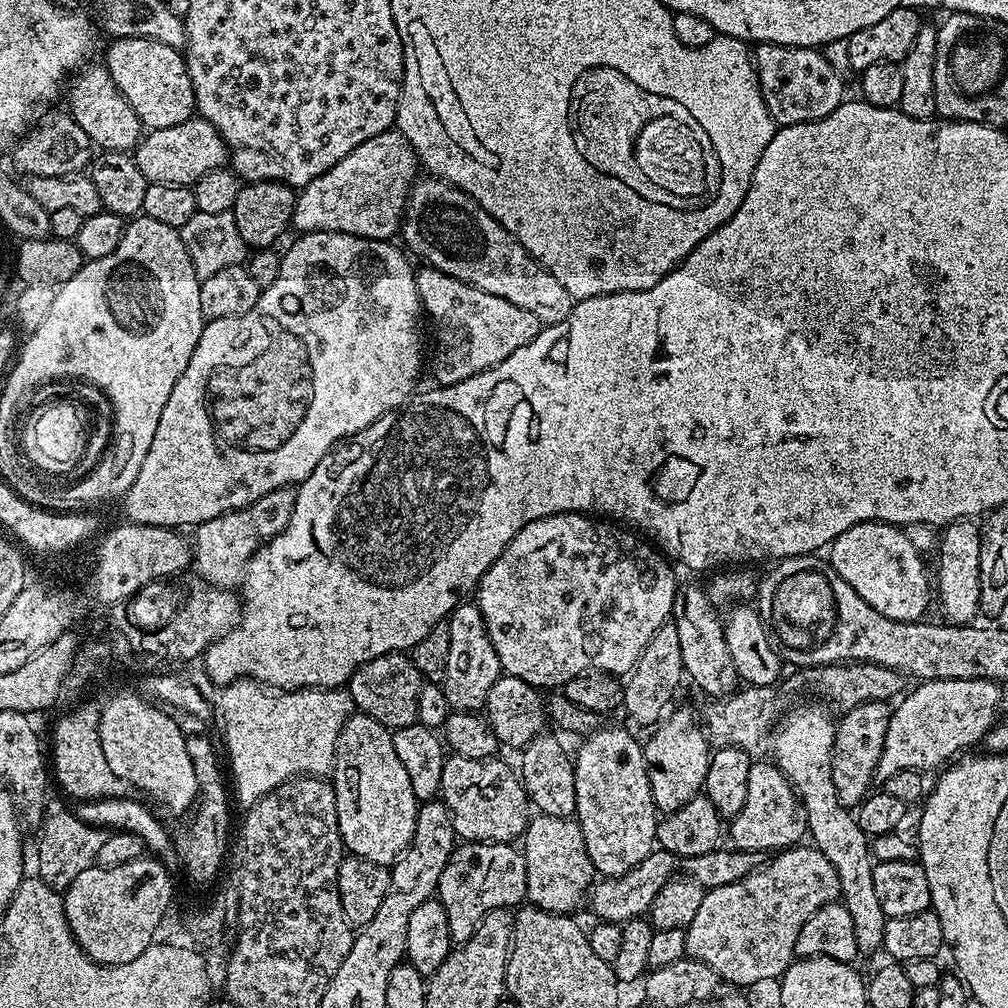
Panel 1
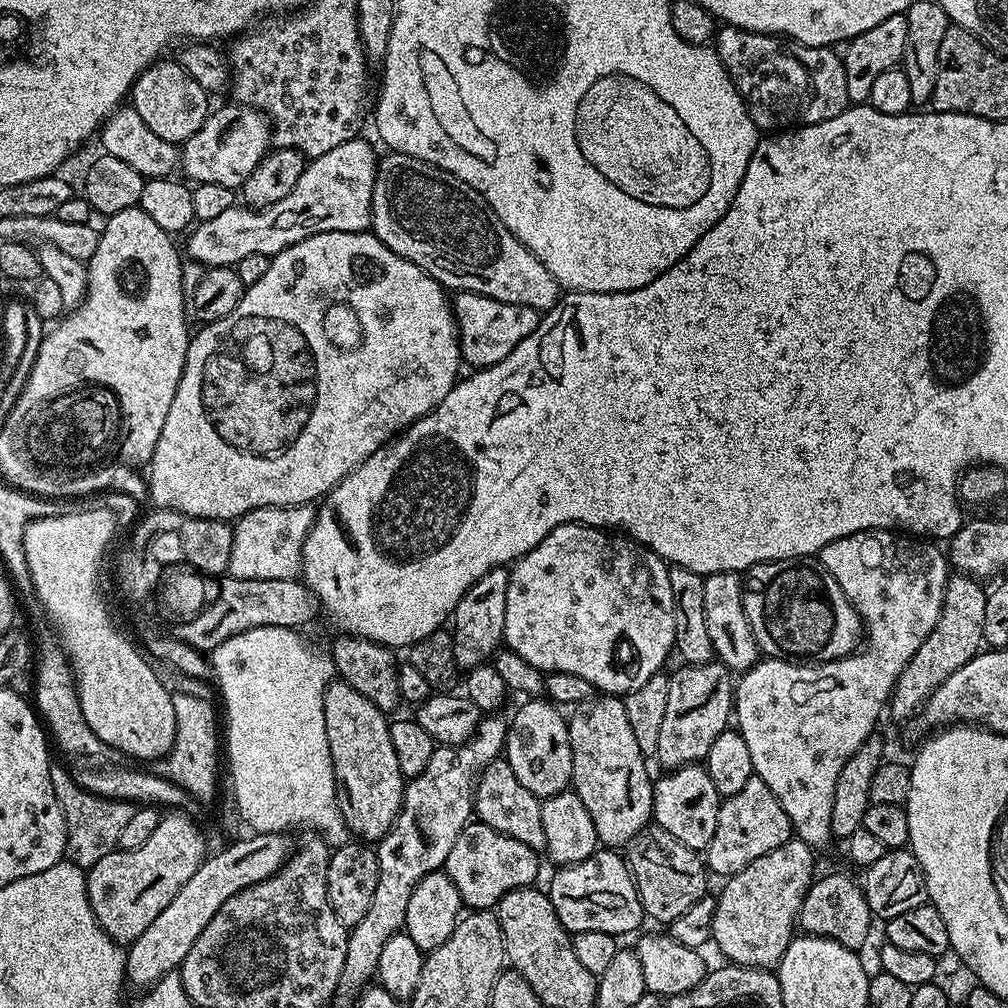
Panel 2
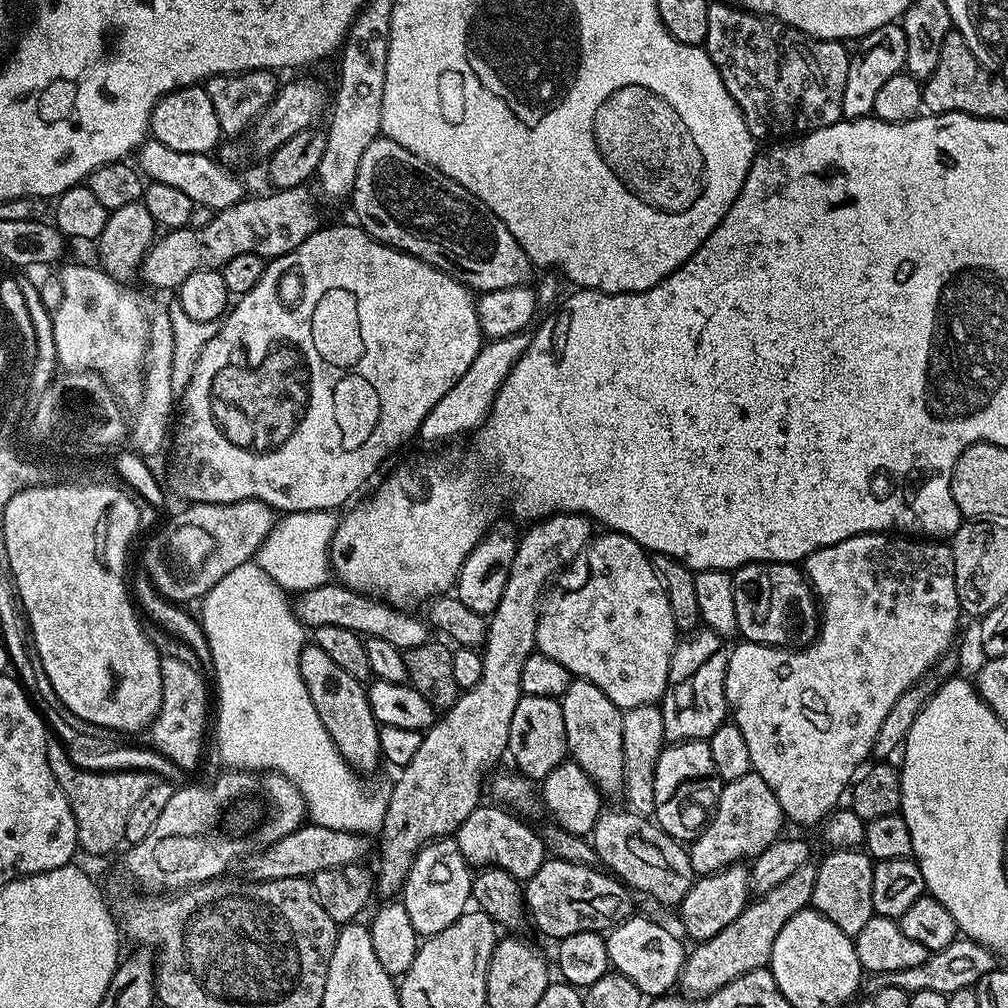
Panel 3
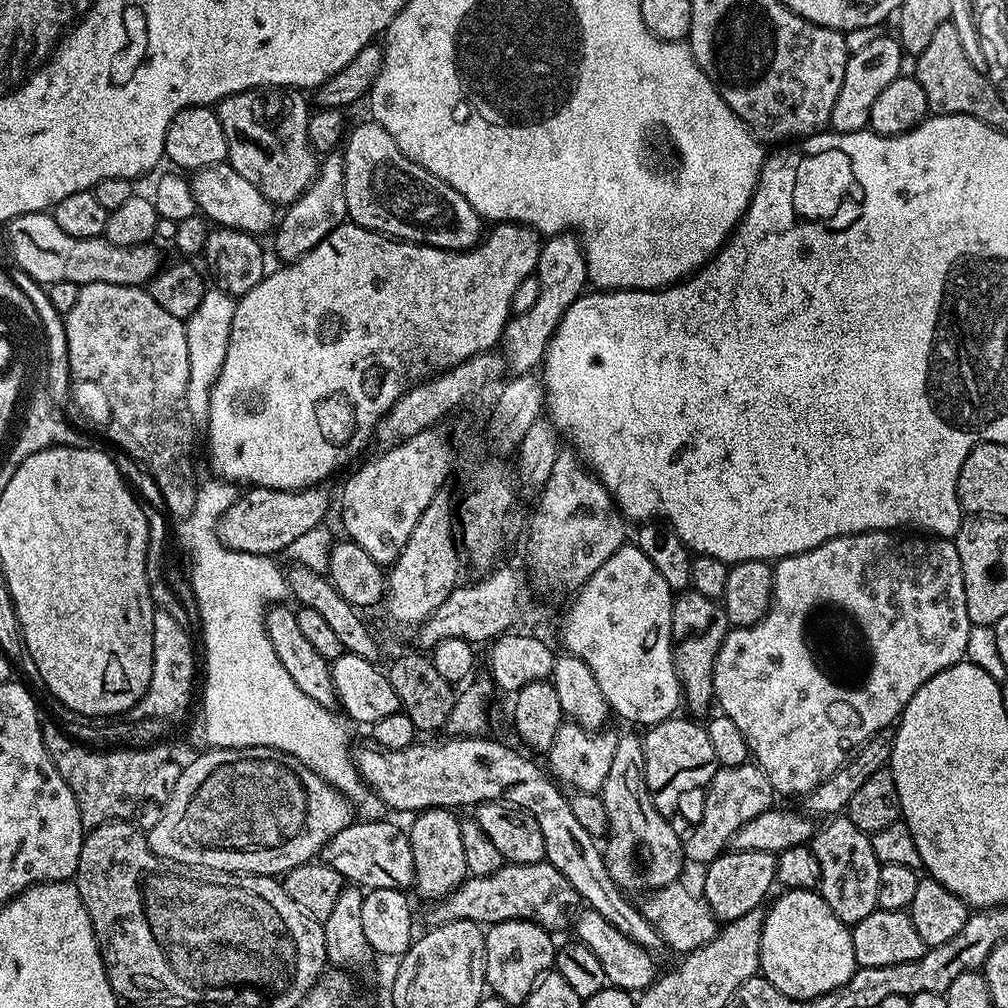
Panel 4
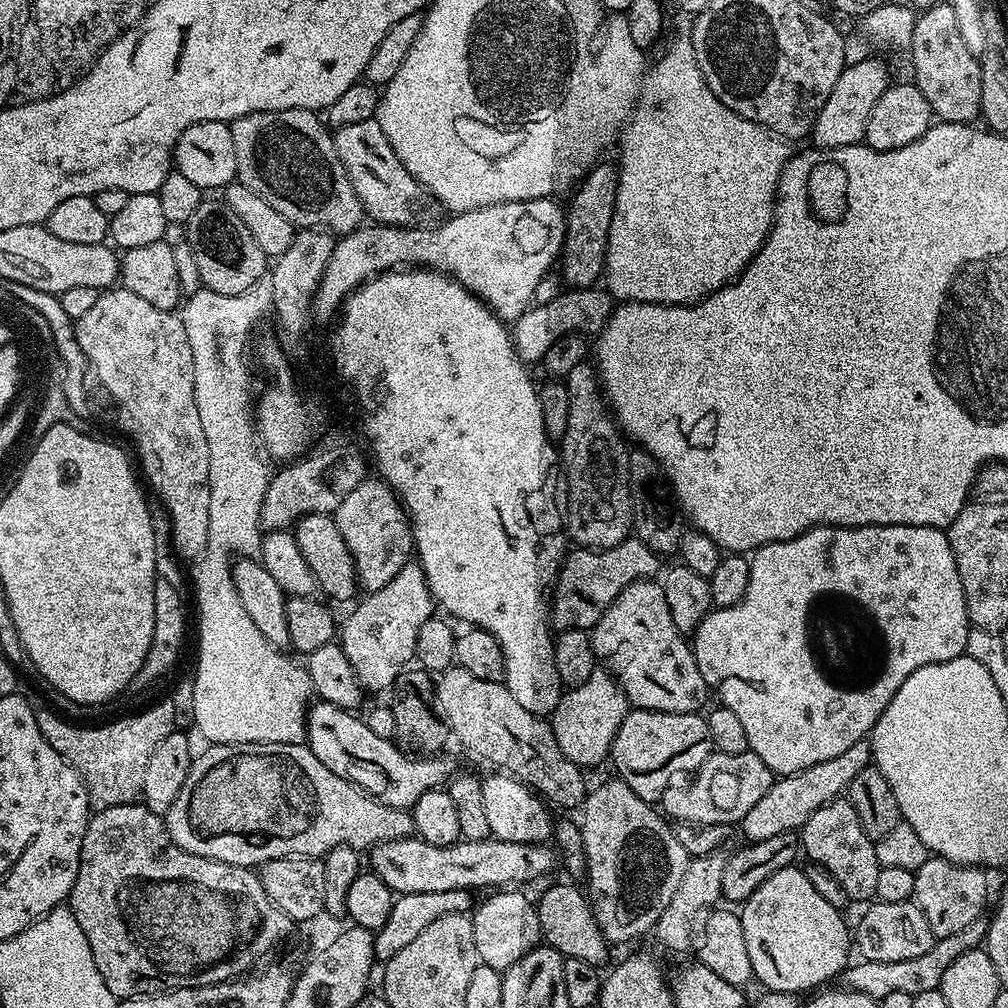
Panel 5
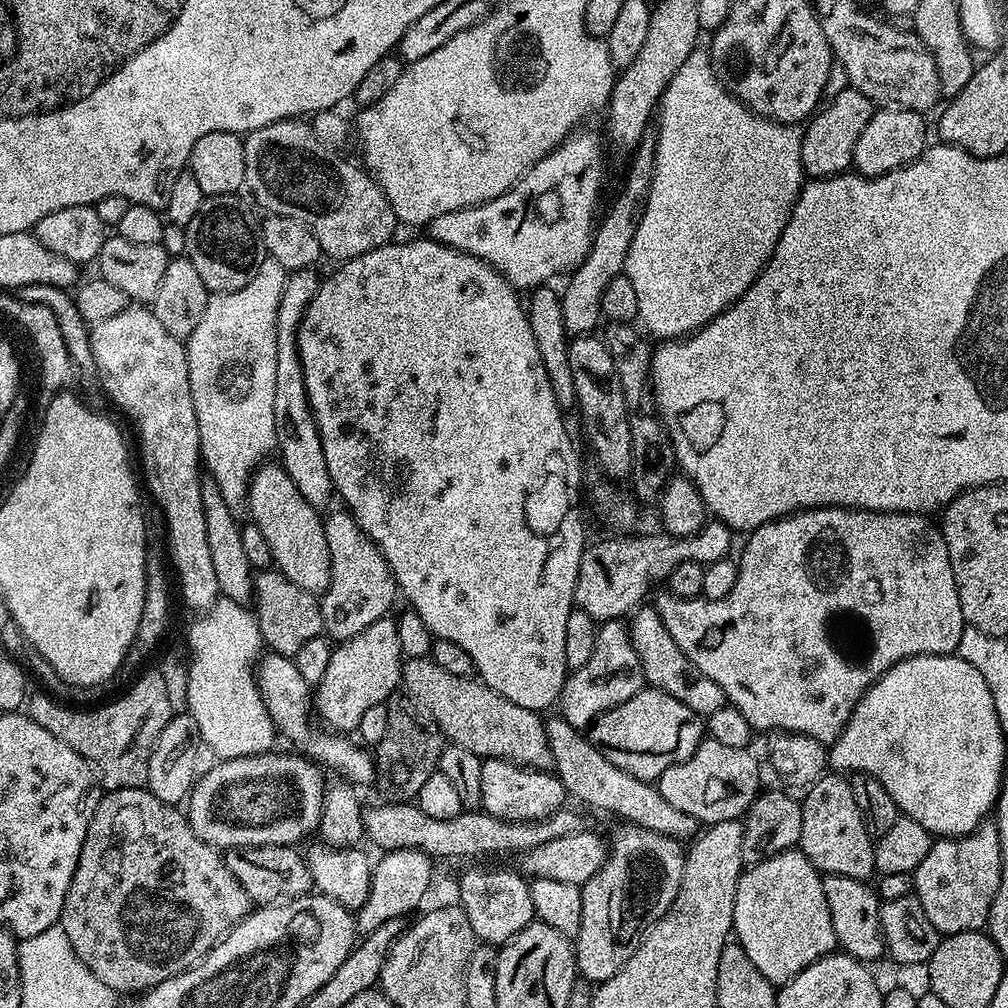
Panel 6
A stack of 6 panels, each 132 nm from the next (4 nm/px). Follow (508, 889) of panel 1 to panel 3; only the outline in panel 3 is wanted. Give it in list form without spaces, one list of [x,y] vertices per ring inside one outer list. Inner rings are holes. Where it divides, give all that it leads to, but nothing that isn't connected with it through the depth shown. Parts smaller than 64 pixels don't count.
[[[495,807],[475,808],[470,818],[462,822],[462,826],[454,834],[458,850],[462,850],[462,858],[466,858],[470,866],[501,868],[515,876],[517,880],[527,882],[544,865],[546,849],[543,835],[539,831],[535,832],[530,825],[523,824],[520,821],[523,819],[513,814],[507,807]]]

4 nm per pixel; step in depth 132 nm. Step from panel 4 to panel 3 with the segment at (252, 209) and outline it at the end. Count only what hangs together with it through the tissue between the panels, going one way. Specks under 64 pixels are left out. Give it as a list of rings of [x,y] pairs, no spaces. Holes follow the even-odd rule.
[[[148,138],[138,149],[138,167],[151,182],[163,182],[165,186],[178,186],[184,191],[193,205],[201,204],[213,210],[229,208],[245,199],[244,184],[228,168],[223,168],[207,152],[202,154],[182,154],[178,150],[170,150],[170,146],[162,146],[162,142]]]

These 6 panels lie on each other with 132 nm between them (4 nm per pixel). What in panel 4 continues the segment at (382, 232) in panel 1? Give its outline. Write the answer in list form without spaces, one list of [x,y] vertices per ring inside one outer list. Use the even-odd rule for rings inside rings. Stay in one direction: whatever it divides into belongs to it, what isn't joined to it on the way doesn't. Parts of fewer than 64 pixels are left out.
[[[31,212],[22,214],[18,218],[8,221],[8,252],[17,269],[24,271],[37,283],[47,286],[54,282],[74,282],[75,284],[89,284],[90,282],[110,282],[114,286],[144,286],[151,281],[157,272],[161,271],[160,252],[152,248],[151,243],[135,244],[134,246],[118,246],[114,242],[105,240],[103,236],[94,238],[70,238],[62,226],[58,226],[55,215],[48,212]]]

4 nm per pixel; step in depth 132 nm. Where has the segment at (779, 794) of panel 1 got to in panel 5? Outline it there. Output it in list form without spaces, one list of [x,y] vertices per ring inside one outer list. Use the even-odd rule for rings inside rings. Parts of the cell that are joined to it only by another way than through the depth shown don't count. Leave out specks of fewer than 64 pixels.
[[[750,750],[742,754],[713,751],[712,755],[704,759],[702,766],[696,769],[689,779],[692,781],[685,788],[669,786],[660,796],[658,804],[663,815],[672,822],[693,826],[736,826],[746,818],[746,814],[750,814],[750,809],[762,799],[762,794],[770,790],[773,779],[774,773],[766,766],[766,762],[762,762],[762,758],[758,758]]]

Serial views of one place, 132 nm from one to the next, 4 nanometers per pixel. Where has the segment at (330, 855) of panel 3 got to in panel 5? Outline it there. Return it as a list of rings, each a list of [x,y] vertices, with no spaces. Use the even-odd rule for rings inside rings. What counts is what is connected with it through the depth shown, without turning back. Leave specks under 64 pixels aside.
[[[419,838],[382,842],[371,849],[371,871],[396,894],[431,894],[437,890],[503,889],[524,886],[552,868],[553,849],[548,844],[522,844],[486,840],[461,839],[455,844],[439,848]]]

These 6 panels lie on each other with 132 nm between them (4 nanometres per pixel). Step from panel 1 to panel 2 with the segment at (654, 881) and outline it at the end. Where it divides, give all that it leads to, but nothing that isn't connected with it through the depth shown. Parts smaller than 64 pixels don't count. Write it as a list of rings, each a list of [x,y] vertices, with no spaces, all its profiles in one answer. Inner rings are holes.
[[[597,850],[593,856],[577,864],[565,864],[555,869],[552,881],[546,885],[550,902],[554,906],[554,914],[558,914],[558,922],[562,922],[569,934],[598,930],[602,934],[623,937],[623,932],[632,932],[640,923],[645,923],[644,907],[636,889],[636,880],[628,869],[627,859],[616,850]]]

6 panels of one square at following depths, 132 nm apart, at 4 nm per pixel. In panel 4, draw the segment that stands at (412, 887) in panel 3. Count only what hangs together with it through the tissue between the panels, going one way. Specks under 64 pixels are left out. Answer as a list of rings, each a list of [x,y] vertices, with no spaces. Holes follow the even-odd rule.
[[[425,808],[415,817],[412,828],[407,829],[410,850],[414,854],[414,892],[424,902],[440,900],[453,892],[468,876],[466,853],[462,846],[461,817],[447,808]]]

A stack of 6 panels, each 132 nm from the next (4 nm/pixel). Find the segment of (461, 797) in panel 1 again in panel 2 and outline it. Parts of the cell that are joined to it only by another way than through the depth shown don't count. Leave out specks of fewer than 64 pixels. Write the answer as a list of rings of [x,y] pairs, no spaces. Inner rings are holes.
[[[497,758],[489,762],[484,773],[476,782],[474,816],[477,821],[507,836],[526,842],[526,846],[540,850],[546,845],[546,830],[542,830],[541,797],[530,794],[514,770],[510,770],[507,759]]]

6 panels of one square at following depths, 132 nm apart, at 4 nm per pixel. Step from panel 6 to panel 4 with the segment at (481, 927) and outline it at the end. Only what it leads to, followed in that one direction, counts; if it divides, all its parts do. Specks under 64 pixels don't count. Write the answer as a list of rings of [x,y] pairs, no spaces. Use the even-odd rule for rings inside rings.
[[[507,920],[491,925],[484,933],[484,982],[487,991],[510,1006],[519,1006],[541,976],[556,963],[558,947],[553,933],[529,920]]]

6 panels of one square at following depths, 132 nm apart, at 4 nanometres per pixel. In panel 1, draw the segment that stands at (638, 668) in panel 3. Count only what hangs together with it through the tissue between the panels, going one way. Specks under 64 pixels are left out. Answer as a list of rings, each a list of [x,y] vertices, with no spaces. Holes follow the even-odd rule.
[[[559,512],[553,516],[532,520],[526,526],[522,526],[518,534],[514,534],[514,538],[502,550],[498,559],[492,563],[490,570],[486,570],[480,583],[476,585],[474,603],[480,608],[484,625],[490,634],[490,642],[494,646],[494,654],[498,654],[501,669],[509,676],[522,678],[522,682],[526,682],[532,688],[560,690],[574,677],[594,672],[607,672],[609,676],[624,678],[635,668],[638,658],[642,658],[642,650],[646,650],[650,638],[654,638],[654,634],[663,624],[669,623],[672,603],[678,587],[678,579],[676,580],[675,574],[672,573],[671,566],[673,567],[643,535],[619,523],[609,522],[604,518],[593,518],[583,512]]]

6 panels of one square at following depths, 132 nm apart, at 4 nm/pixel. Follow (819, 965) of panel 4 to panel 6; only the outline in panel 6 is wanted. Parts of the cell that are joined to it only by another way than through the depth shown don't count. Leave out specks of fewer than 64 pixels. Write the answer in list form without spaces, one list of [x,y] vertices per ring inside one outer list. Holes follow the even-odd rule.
[[[789,850],[780,852],[777,856],[766,858],[762,862],[745,867],[738,878],[738,890],[736,891],[736,901],[734,902],[734,918],[732,919],[732,927],[734,929],[735,943],[746,952],[747,958],[754,966],[762,972],[766,979],[775,986],[783,986],[788,981],[793,980],[798,973],[806,970],[806,966],[810,966],[814,961],[821,960],[824,956],[829,955],[837,947],[836,935],[834,934],[834,926],[830,922],[830,906],[826,906],[826,894],[822,894],[822,876],[816,871],[816,867],[804,857],[804,853],[799,850]]]

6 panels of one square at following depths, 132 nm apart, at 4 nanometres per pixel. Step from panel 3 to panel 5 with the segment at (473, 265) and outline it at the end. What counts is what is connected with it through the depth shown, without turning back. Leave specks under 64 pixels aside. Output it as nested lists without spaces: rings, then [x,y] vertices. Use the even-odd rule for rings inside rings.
[[[373,118],[335,129],[336,153],[348,171],[354,194],[358,194],[364,215],[369,221],[389,226],[408,226],[416,216],[422,189],[420,183],[402,166],[398,154],[382,134],[380,121]]]

